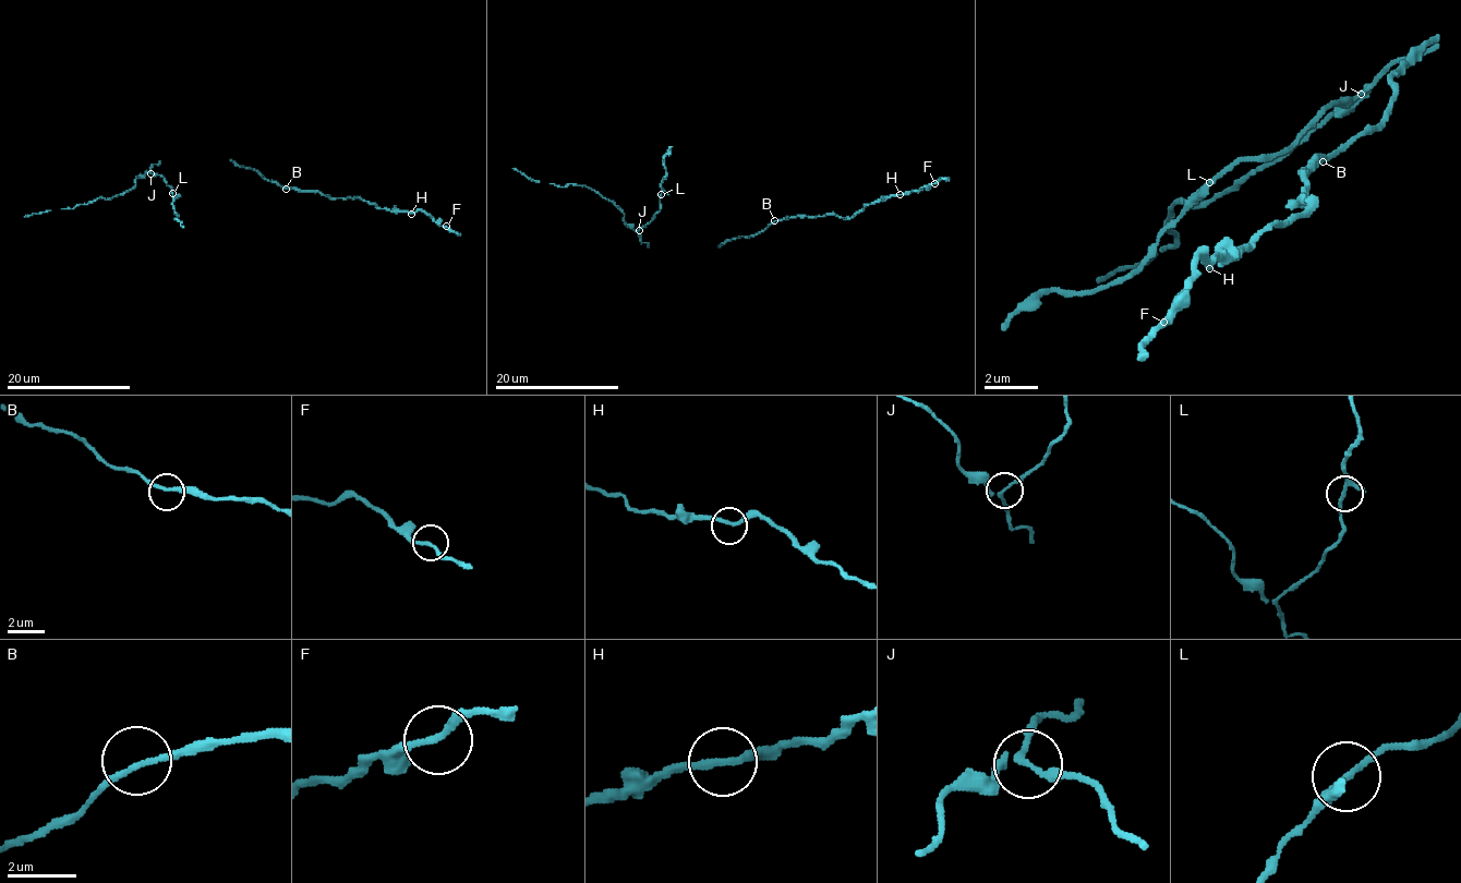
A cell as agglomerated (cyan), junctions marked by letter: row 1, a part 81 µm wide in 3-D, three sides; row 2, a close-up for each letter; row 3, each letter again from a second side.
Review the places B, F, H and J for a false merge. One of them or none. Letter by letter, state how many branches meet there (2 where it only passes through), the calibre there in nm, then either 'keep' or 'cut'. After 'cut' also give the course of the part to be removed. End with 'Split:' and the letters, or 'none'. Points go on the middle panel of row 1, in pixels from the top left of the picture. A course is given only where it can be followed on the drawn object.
B: 2 | 180 nm | keep
F: 2 | 200 nm | keep
H: 2 | 200 nm | keep
J: 3 | 150 nm | cut | (639, 230), (660, 210), (661, 182), (666, 178), (664, 156), (672, 146)
Split: J

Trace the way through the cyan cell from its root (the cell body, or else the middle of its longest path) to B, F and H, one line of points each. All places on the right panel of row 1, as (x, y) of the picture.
B: (1416, 56), (1389, 82), (1389, 109), (1369, 129), (1363, 129), (1323, 161)
F: (1416, 56), (1389, 82), (1389, 109), (1303, 176), (1296, 202), (1309, 202), (1243, 255), (1203, 255), (1163, 322)
H: (1416, 56), (1389, 82), (1389, 109), (1303, 176), (1296, 202), (1309, 202), (1209, 268)

